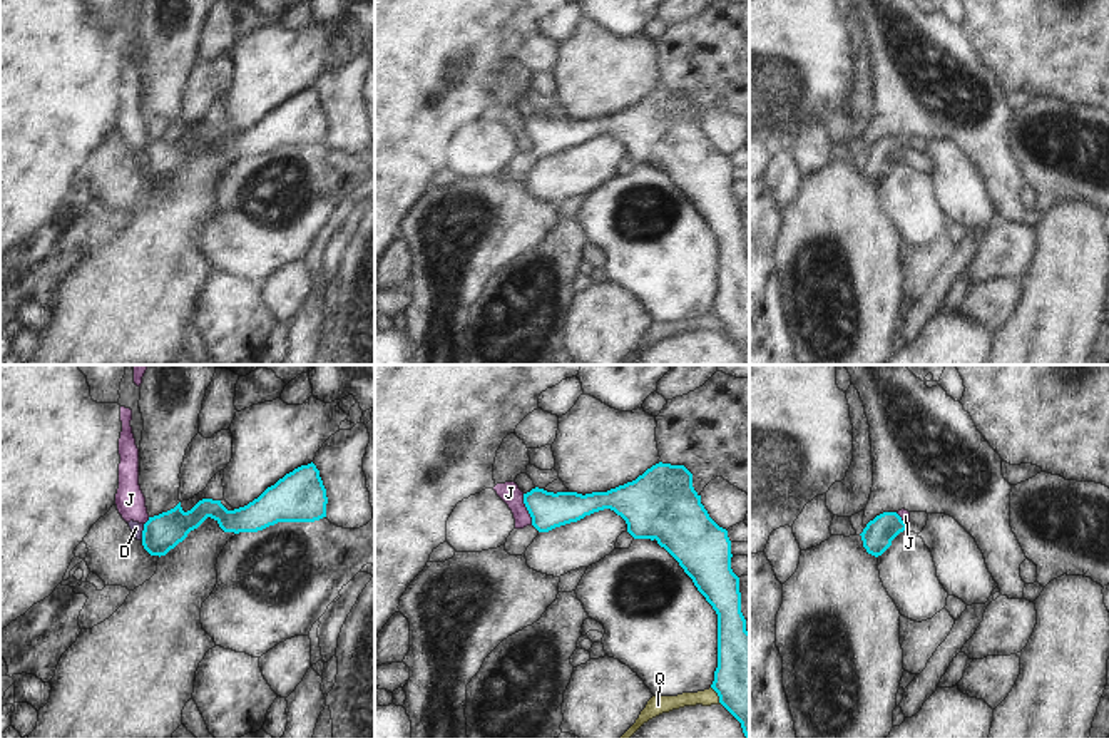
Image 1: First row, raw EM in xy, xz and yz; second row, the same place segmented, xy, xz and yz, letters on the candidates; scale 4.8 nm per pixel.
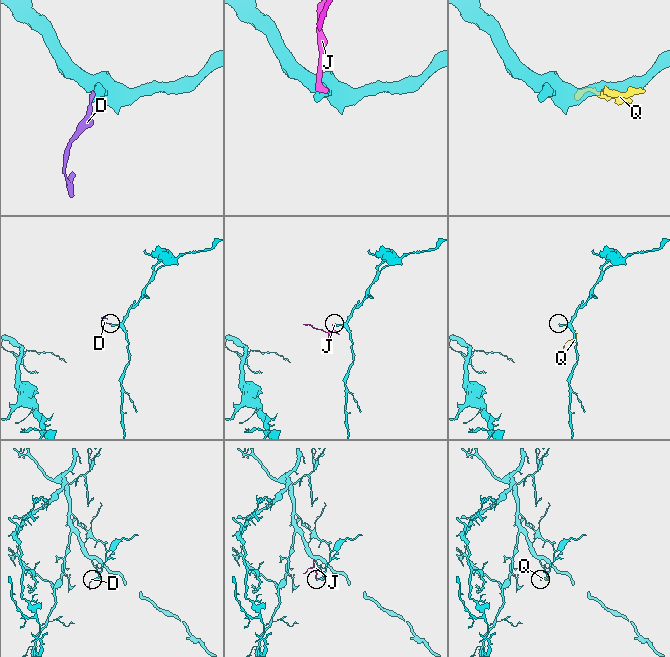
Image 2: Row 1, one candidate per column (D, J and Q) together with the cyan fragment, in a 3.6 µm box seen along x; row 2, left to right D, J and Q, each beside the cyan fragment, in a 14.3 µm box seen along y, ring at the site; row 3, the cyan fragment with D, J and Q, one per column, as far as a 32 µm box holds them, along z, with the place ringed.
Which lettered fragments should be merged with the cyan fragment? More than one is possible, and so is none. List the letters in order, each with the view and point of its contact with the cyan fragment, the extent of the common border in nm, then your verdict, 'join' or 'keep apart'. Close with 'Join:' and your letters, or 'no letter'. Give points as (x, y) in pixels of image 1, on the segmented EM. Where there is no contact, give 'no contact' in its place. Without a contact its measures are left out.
D: meets cyan in xy at (143, 532); contact 80 nm long; keep apart
J: meets cyan in xz at (527, 509); contact 160 nm long; keep apart
Q: meets cyan in xz at (718, 695); contact 100 nm long; keep apart
Join: no letter

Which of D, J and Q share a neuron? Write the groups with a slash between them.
D J / Q

